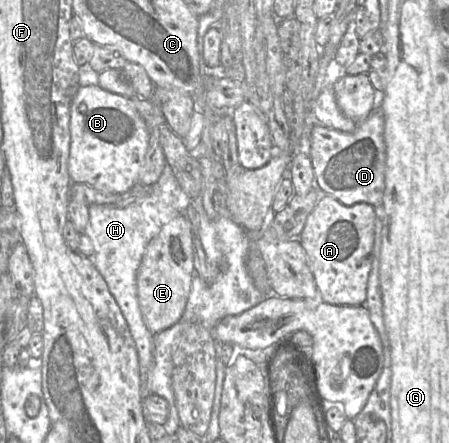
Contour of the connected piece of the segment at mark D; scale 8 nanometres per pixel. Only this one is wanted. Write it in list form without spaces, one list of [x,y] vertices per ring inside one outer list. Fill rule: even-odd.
[[[381,106],[359,122],[354,132],[347,133],[316,124],[311,133],[309,156],[318,190],[345,206],[368,203],[383,206],[386,170],[385,115]]]

